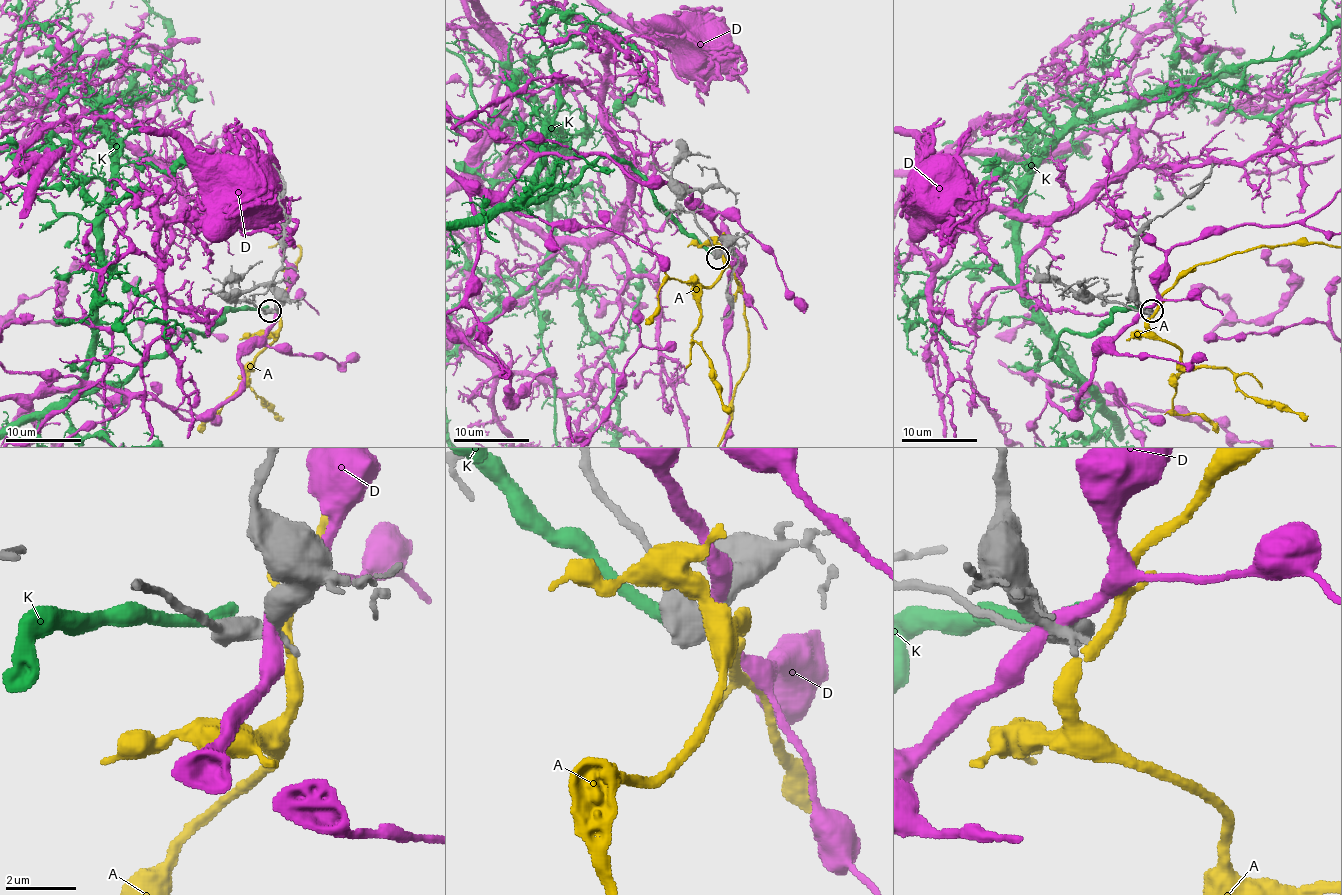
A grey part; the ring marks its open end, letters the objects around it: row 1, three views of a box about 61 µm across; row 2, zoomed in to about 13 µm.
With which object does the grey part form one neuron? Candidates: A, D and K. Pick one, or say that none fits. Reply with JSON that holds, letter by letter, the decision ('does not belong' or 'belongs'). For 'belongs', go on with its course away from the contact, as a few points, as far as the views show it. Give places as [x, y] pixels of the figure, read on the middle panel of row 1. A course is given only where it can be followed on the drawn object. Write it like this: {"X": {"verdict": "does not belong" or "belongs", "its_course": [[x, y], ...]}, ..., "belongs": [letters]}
{"A": {"verdict": "does not belong"}, "D": {"verdict": "does not belong"}, "K": {"verdict": "does not belong"}, "belongs": []}

